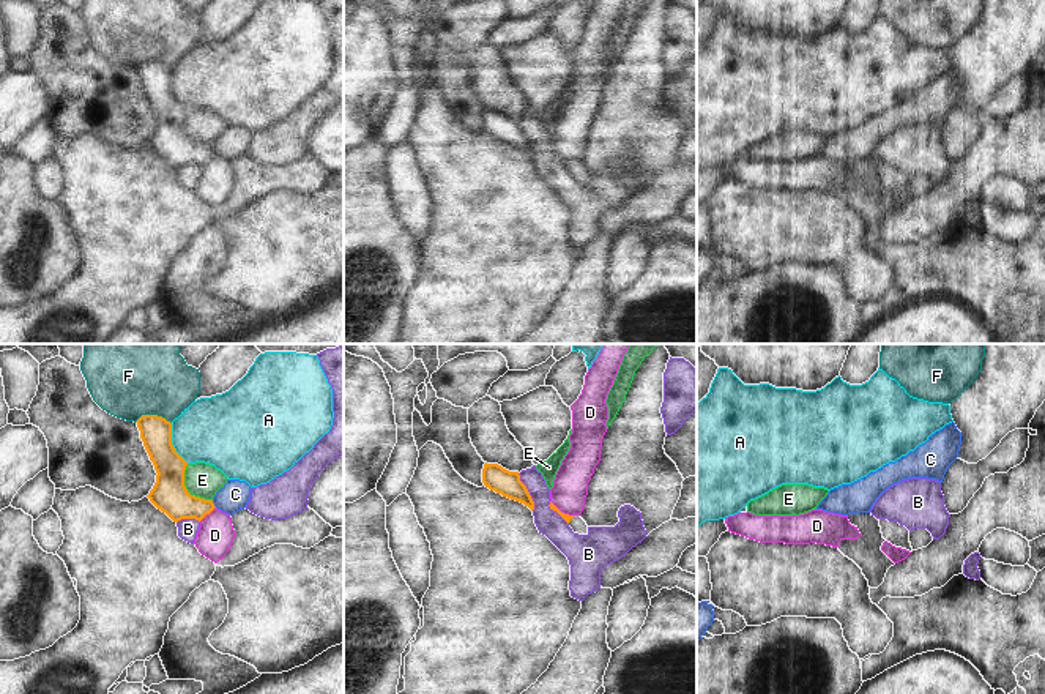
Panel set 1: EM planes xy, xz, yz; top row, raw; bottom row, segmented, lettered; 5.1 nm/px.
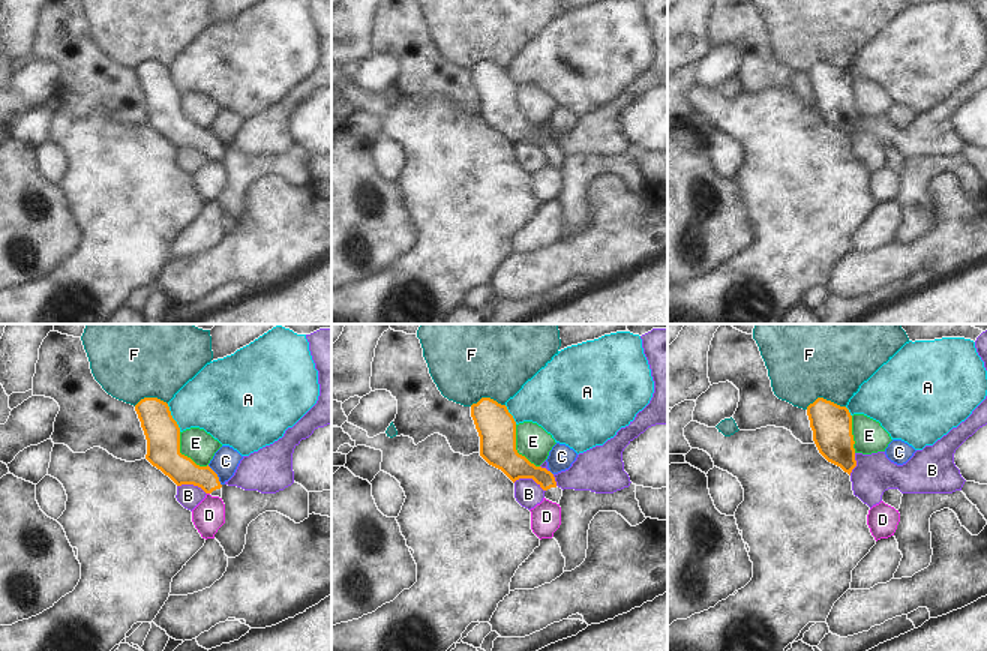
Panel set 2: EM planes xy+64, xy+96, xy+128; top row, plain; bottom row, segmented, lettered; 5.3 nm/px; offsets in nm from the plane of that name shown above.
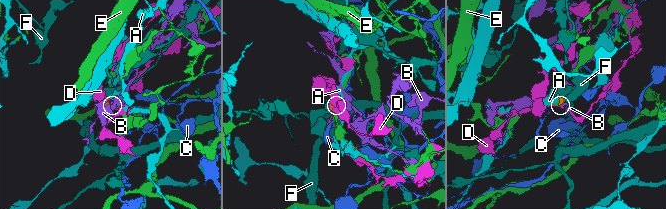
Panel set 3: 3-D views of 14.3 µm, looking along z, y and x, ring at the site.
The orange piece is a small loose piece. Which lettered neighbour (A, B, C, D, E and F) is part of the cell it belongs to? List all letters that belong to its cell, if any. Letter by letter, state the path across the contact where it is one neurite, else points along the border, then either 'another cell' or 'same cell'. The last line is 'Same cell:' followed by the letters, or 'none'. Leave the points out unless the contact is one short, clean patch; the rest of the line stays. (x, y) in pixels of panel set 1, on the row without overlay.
A: border along xy (171, 70), (171, 90), (188, 109); another cell
B: another cell
C: border along xy (211, 147), (216, 153); another cell
D: border along xy (215, 153), (199, 167); another cell
E: another cell
F: another cell
Same cell: none

